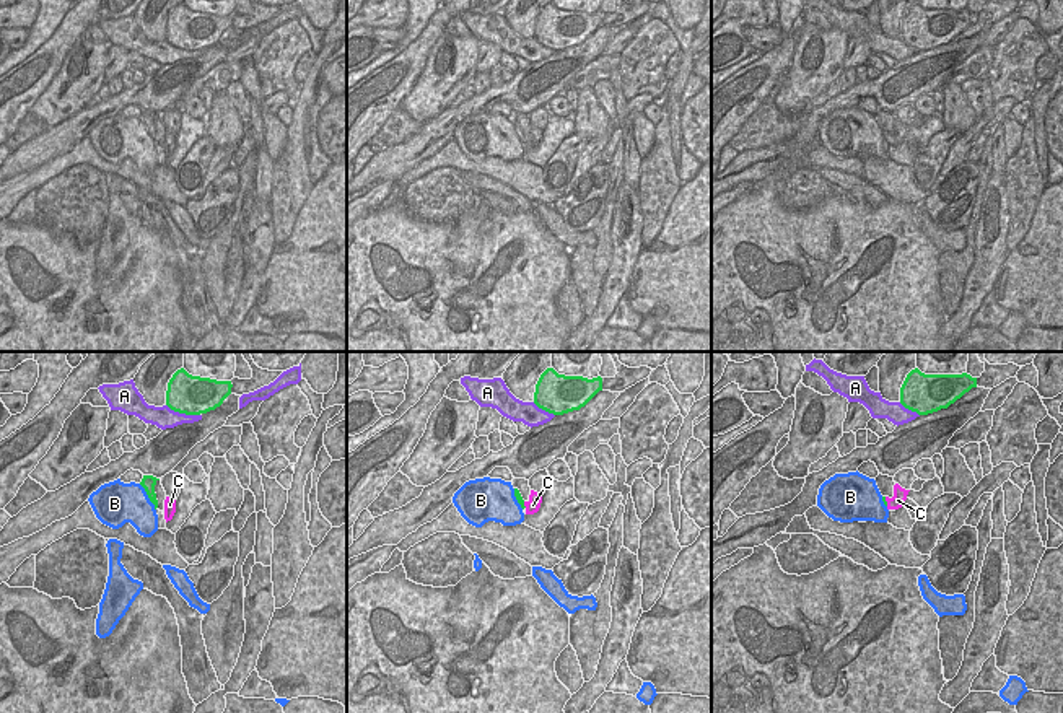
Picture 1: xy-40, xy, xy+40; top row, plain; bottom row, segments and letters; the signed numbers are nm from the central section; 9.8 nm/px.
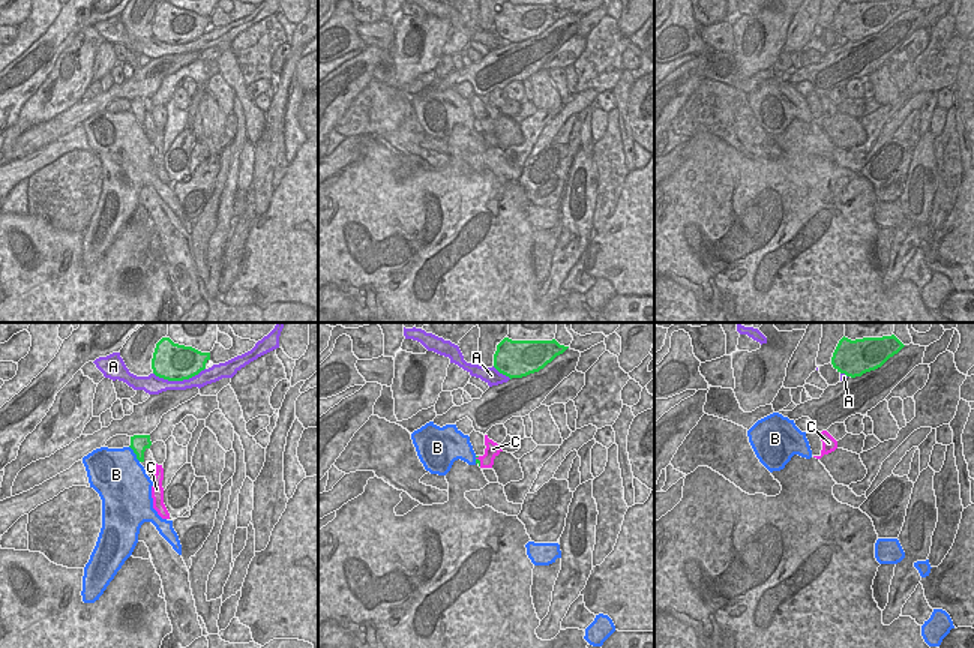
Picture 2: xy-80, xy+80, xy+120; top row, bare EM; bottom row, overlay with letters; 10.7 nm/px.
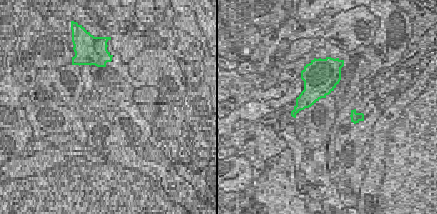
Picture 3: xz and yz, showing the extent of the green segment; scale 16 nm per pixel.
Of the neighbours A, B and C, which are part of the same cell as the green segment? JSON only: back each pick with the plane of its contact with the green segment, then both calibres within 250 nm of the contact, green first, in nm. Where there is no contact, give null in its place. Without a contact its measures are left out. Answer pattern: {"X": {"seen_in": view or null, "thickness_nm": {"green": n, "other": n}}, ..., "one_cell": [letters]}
{"one_cell": []}

